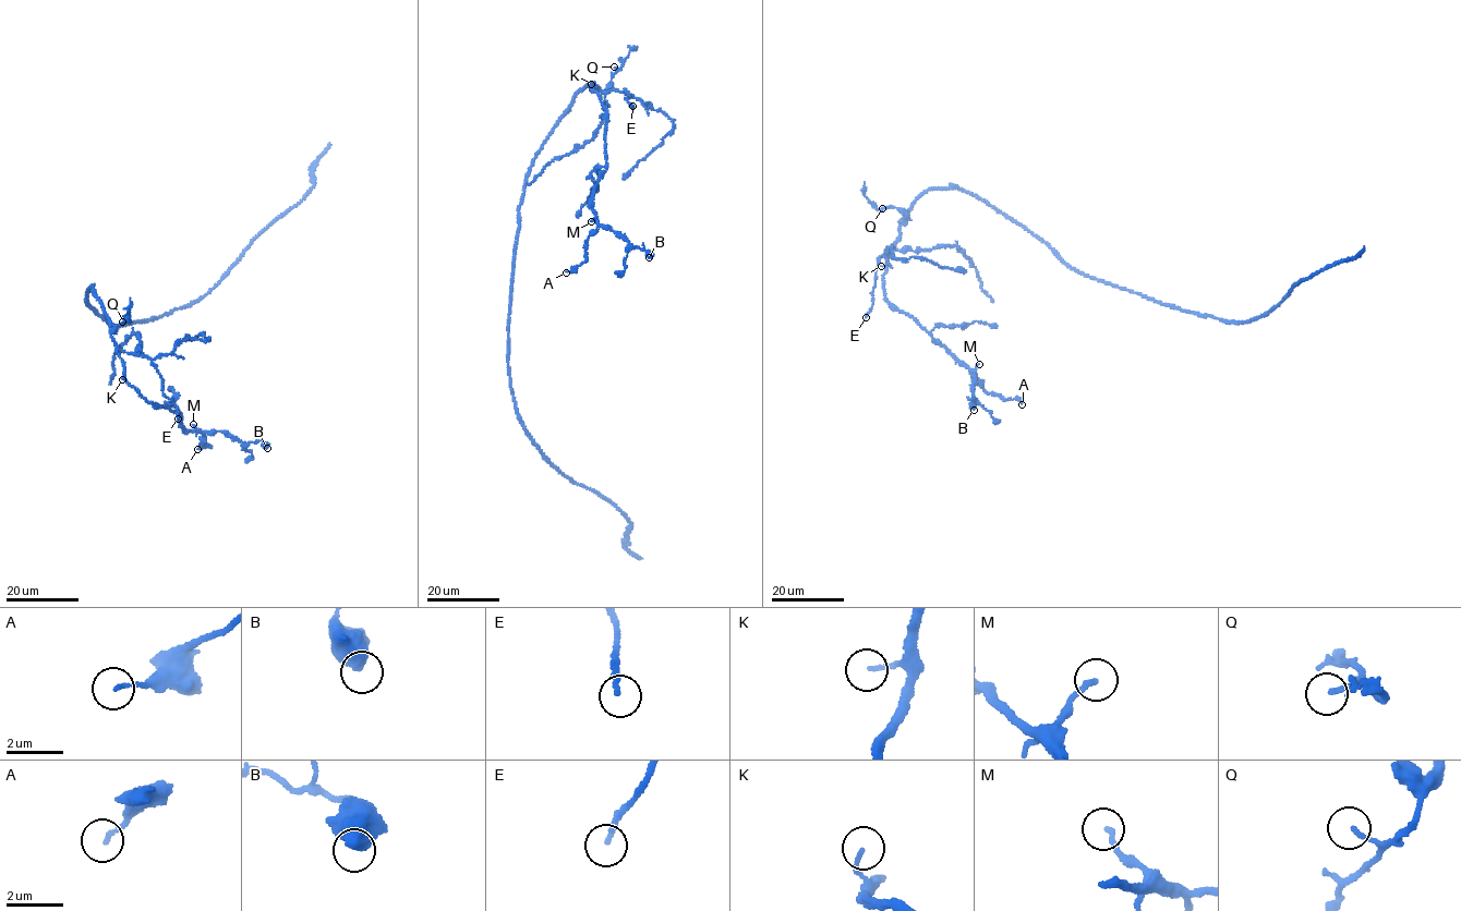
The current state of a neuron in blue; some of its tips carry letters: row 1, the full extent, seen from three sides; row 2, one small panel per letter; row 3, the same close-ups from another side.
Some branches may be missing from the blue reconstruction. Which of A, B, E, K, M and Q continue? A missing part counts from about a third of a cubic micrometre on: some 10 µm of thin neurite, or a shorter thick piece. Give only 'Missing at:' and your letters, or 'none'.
Missing at: B, E, M

